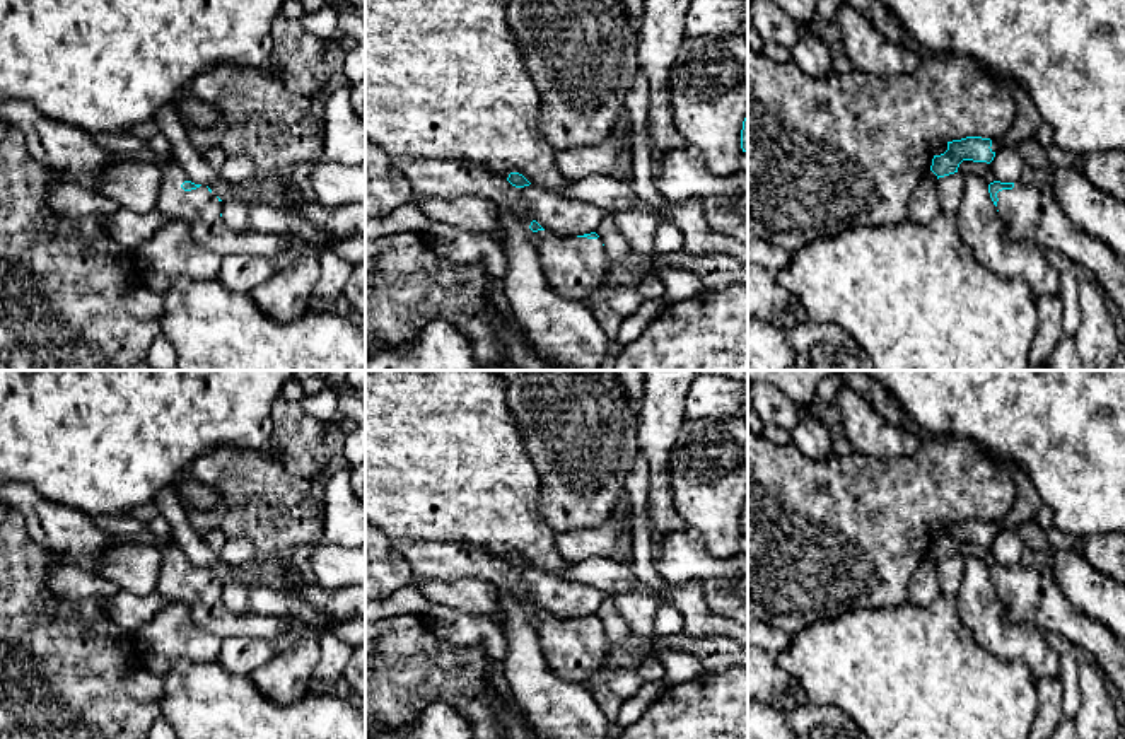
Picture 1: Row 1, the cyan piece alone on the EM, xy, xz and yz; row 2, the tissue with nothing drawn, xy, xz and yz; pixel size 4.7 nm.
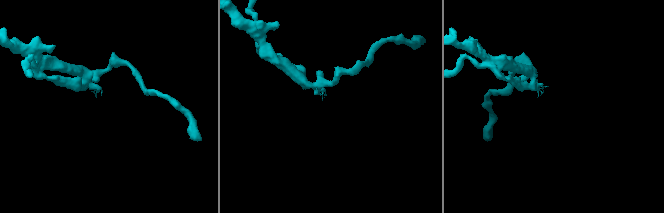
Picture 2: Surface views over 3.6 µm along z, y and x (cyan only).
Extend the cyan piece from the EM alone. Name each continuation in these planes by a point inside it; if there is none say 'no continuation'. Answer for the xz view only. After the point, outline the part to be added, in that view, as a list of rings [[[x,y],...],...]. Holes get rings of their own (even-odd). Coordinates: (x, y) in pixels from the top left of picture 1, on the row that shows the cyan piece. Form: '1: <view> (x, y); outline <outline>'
1: xz (576, 267); outline [[[538,230],[543,273],[551,288],[565,297],[587,302],[596,290],[609,283],[611,266],[603,241],[562,237],[551,230]]]

